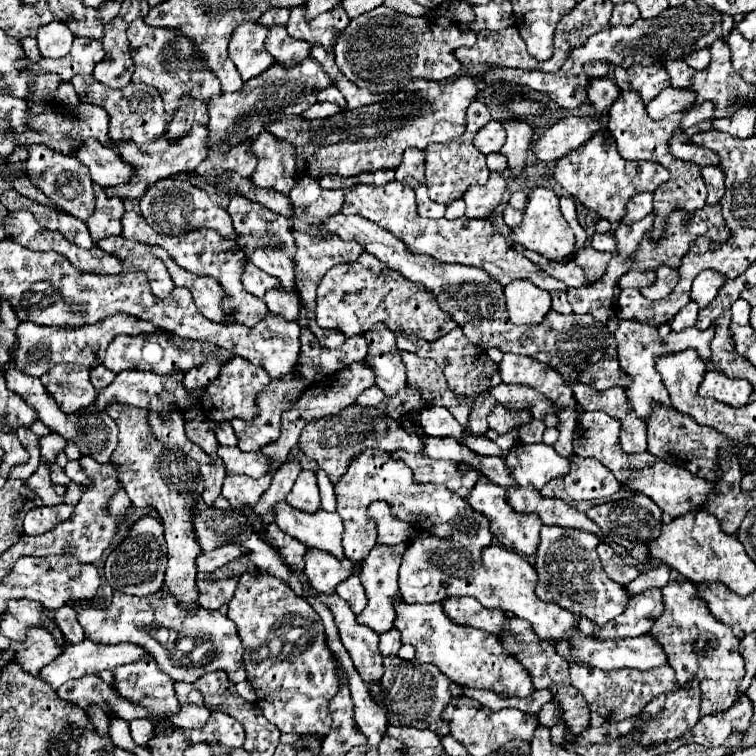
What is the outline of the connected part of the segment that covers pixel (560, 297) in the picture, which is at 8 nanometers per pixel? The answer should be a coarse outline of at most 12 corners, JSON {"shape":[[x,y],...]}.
{"shape":[[552,291],[552,309],[568,315],[572,307],[566,291]]}

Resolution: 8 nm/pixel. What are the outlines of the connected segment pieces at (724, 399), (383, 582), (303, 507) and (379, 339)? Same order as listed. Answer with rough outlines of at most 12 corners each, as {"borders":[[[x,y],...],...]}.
{"borders":[[[708,371],[698,391],[730,407],[742,407],[752,395],[744,379]],[[376,545],[360,581],[368,595],[356,617],[374,633],[394,627],[392,597],[408,545]],[[302,471],[288,505],[304,513],[320,511],[316,475]],[[376,323],[364,339],[366,365],[384,395],[406,387],[394,333]]]}

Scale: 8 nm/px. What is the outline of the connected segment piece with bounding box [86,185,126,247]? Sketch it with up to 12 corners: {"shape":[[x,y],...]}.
{"shape":[[100,185],[96,211],[86,221],[94,247],[104,235],[122,233],[124,203]]}

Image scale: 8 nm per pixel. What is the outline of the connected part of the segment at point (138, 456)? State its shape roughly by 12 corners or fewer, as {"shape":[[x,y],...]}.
{"shape":[[112,403],[112,463],[136,507],[152,507],[168,545],[164,585],[196,609],[192,511],[200,467],[164,445],[148,411]]}

